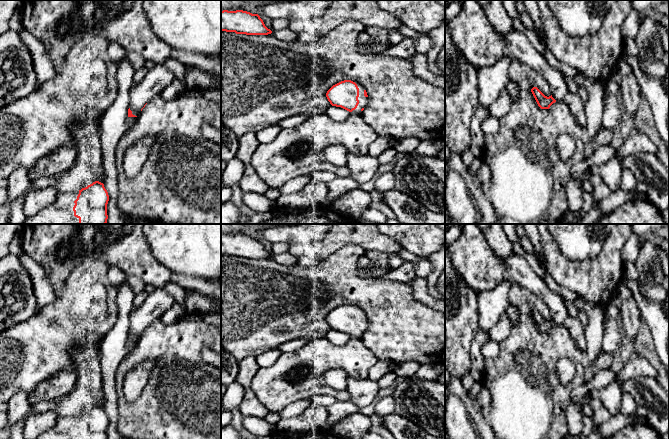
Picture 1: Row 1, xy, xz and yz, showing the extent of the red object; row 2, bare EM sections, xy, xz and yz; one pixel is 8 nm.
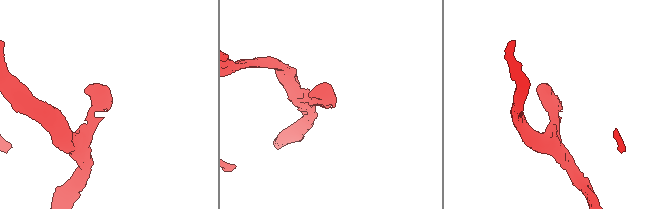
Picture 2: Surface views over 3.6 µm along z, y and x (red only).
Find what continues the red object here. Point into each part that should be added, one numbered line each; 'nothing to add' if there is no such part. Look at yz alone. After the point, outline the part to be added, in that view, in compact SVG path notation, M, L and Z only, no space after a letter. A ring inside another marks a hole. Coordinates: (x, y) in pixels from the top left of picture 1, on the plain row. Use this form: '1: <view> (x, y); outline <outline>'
1: yz (471, 256); outline M463 224L460 238L449 244L449 257L453 268L475 292L481 293L486 290L491 290L495 288L499 282L506 280L510 285L516 284L529 290L546 303L550 311L551 319L556 325L564 324L565 320L569 317L565 305L565 298L555 291L552 291L544 280L533 271L527 260L522 256L510 253L505 259L497 257L490 248L478 224Z

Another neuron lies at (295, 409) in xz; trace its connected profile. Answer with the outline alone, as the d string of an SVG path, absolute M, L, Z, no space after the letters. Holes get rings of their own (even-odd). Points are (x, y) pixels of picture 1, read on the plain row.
M299 400L294 403L289 404L283 410L279 412L281 418L292 418L304 414L311 406L312 401L309 400Z

